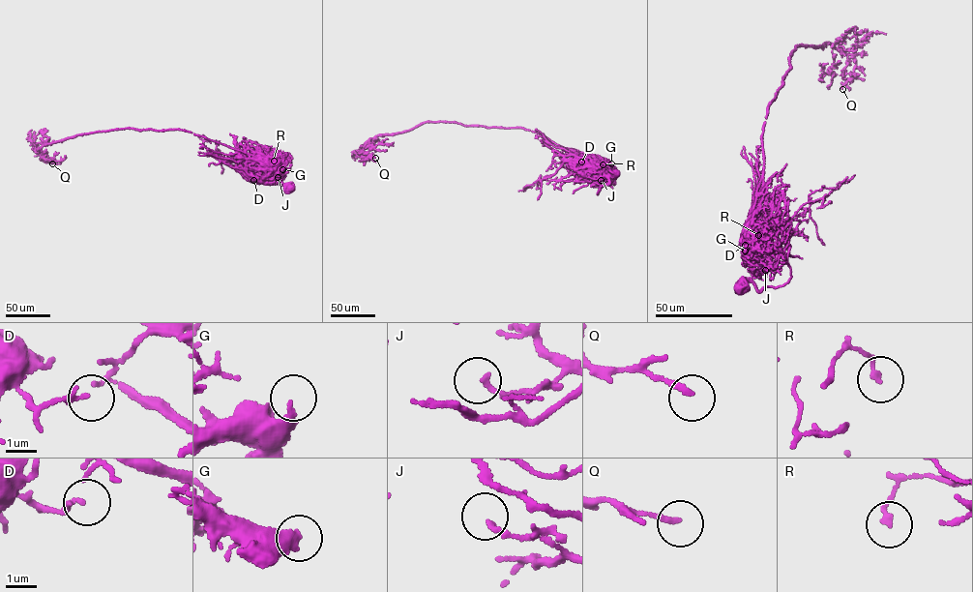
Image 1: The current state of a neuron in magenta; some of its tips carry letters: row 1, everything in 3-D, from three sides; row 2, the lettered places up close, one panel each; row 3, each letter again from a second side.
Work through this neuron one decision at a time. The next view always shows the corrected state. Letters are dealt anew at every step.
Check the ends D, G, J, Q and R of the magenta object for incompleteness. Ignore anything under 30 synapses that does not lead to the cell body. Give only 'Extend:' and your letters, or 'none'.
Extend: G

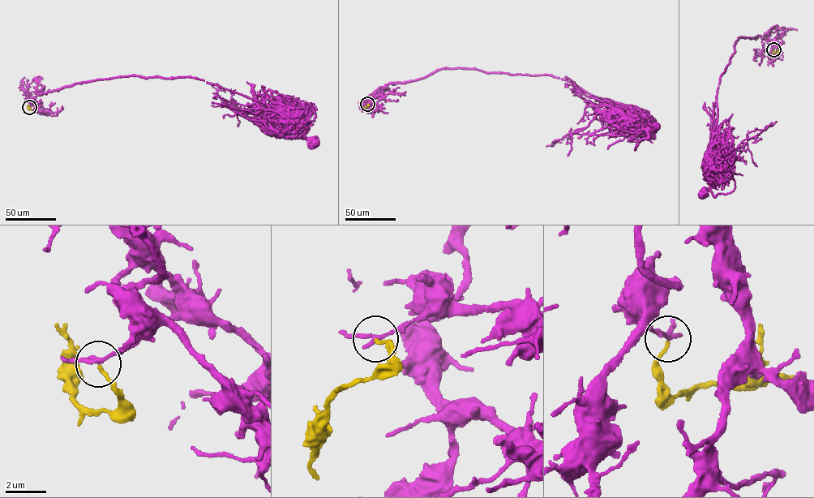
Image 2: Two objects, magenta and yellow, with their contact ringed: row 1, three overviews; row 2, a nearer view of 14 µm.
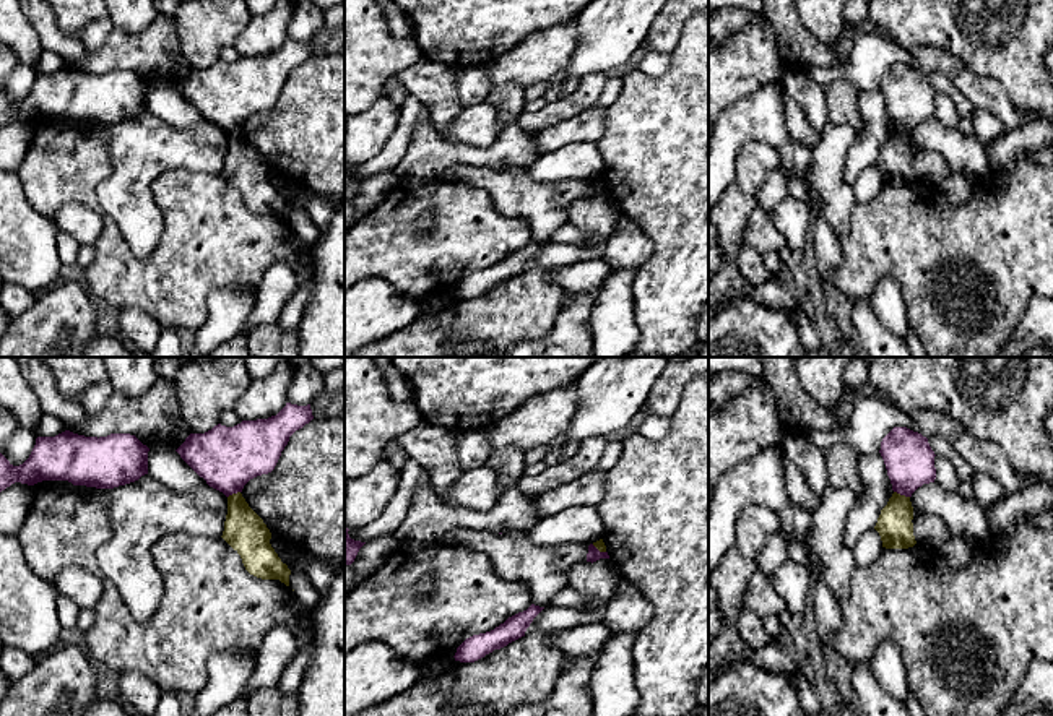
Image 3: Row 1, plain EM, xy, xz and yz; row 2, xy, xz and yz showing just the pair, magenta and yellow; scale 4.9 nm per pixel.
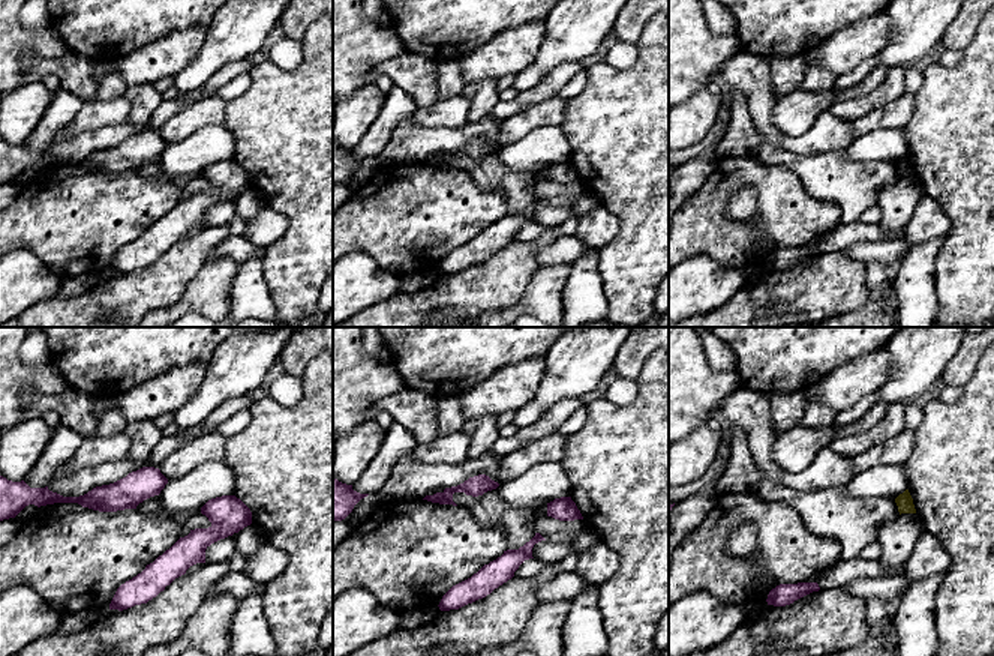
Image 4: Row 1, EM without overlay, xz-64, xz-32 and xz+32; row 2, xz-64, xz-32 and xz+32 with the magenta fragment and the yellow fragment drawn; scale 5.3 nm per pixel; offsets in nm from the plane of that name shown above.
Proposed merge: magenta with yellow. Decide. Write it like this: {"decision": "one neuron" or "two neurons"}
{"decision": "two neurons"}

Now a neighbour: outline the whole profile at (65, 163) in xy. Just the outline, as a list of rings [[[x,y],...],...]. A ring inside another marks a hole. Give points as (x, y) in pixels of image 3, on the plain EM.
[[[42,117],[32,127],[29,149],[15,170],[29,205],[42,216],[68,203],[102,213],[96,188],[110,172],[109,125]]]

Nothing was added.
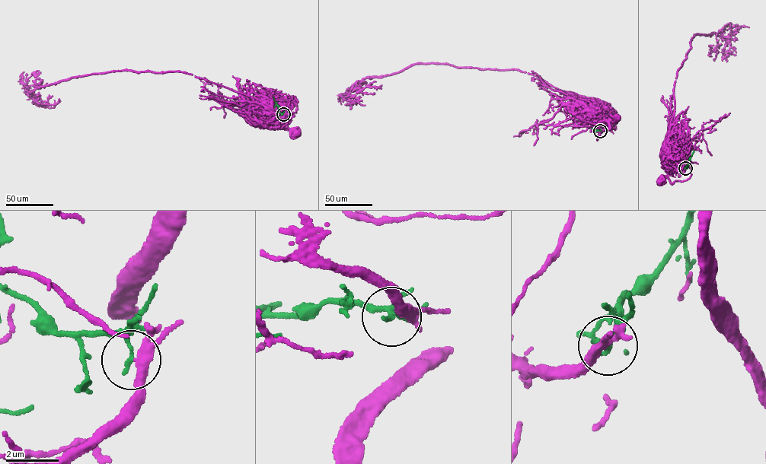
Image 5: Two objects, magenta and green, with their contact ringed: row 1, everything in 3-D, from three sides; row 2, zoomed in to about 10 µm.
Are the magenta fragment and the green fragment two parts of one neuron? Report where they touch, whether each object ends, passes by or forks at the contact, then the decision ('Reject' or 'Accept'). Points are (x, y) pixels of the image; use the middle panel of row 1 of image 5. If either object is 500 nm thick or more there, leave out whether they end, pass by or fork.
Place: (600, 131). At the ring magenta forks. At the ring green ends. Reject

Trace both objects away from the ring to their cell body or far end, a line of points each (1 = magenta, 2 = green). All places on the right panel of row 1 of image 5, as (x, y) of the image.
1: (685, 168), (675, 163), (689, 153), (689, 178), (672, 183), (668, 178), (659, 181)
2: (685, 168), (694, 150)

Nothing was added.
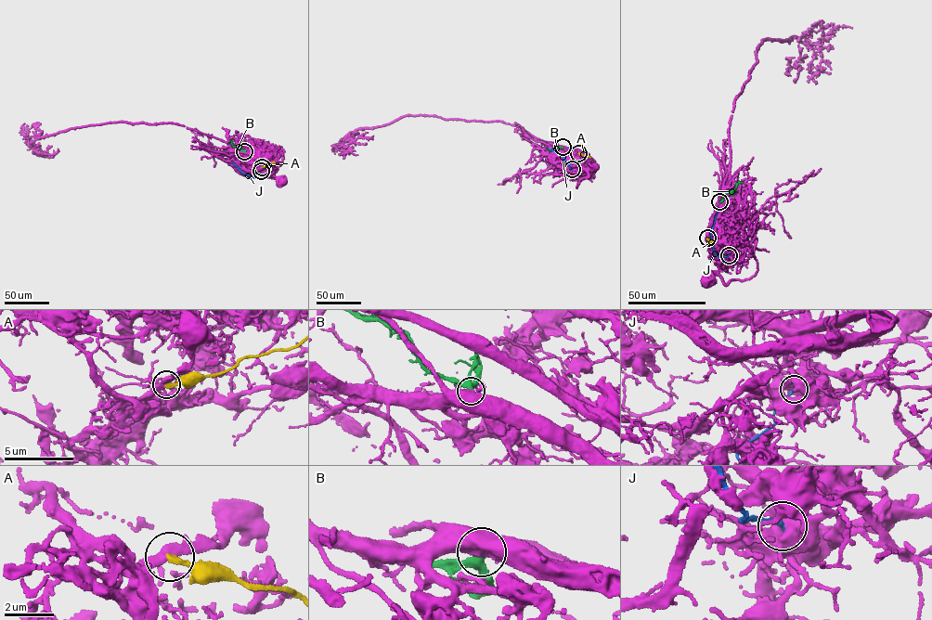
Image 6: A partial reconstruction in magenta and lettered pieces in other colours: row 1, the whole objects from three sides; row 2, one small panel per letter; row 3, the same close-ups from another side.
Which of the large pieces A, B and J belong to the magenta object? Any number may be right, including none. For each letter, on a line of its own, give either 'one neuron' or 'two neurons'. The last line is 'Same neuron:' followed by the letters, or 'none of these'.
A: two neurons
B: one neuron
J: two neurons
Same neuron: B

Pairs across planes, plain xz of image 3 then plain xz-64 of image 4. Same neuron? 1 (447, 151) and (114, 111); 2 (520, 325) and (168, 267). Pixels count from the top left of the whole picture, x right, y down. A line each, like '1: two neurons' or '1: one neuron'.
1: two neurons
2: one neuron

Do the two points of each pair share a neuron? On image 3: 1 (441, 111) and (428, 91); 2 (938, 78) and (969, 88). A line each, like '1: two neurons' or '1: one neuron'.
1: one neuron
2: two neurons

